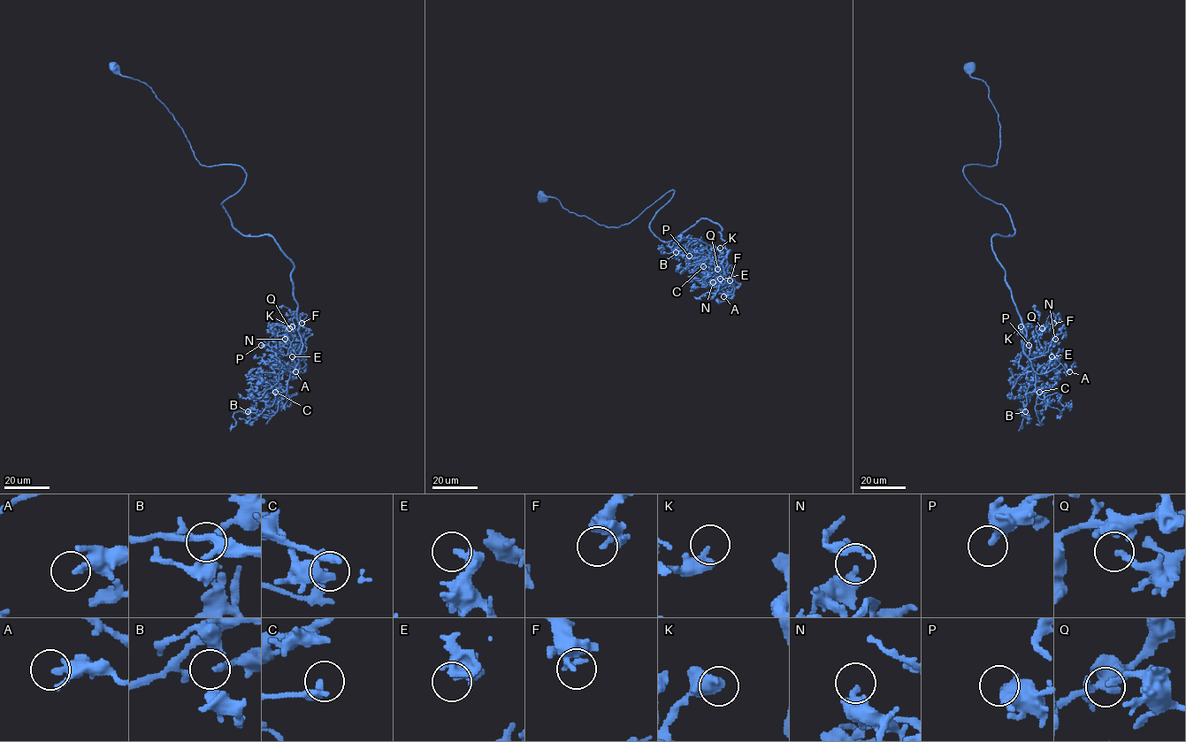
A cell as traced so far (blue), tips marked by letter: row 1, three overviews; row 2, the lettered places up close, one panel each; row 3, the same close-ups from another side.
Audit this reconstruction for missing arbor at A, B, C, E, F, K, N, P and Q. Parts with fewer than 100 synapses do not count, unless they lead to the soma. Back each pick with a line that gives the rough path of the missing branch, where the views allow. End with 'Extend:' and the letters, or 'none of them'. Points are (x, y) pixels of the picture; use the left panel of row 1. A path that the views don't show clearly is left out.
Extend: none of them

